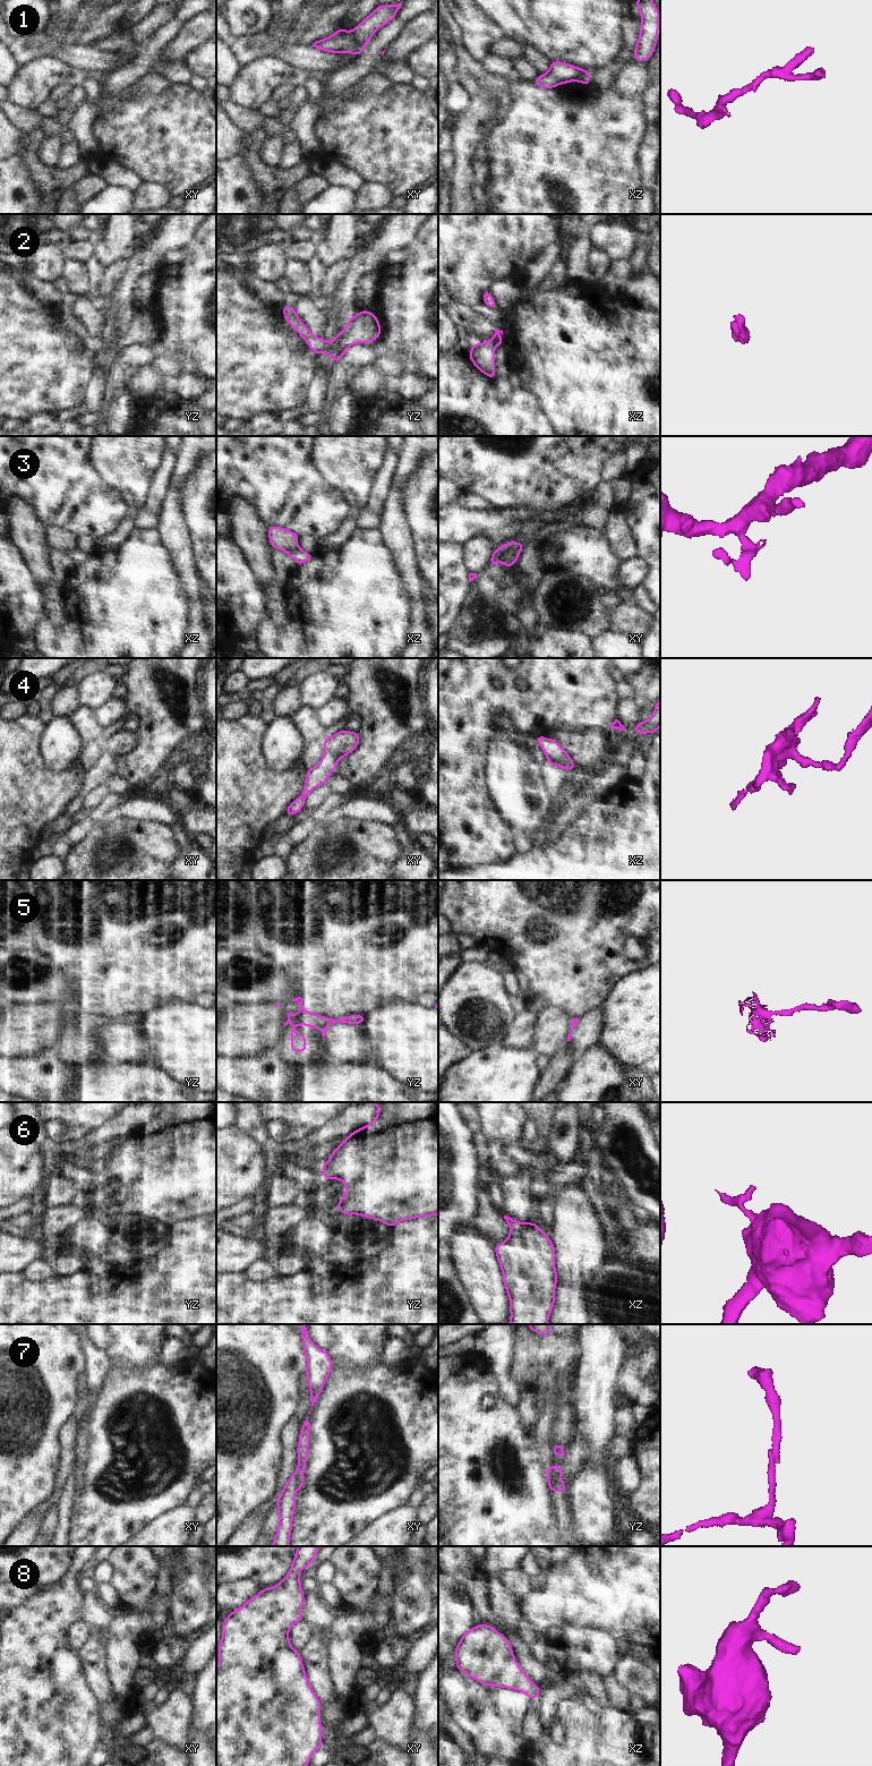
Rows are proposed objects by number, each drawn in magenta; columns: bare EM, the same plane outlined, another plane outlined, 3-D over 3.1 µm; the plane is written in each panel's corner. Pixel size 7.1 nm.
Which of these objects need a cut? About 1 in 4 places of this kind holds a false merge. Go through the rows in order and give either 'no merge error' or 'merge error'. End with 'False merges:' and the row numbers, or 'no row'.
1: merge error
2: no merge error
3: merge error
4: no merge error
5: no merge error
6: no merge error
7: merge error
8: no merge error
False merges: 1, 3, 7

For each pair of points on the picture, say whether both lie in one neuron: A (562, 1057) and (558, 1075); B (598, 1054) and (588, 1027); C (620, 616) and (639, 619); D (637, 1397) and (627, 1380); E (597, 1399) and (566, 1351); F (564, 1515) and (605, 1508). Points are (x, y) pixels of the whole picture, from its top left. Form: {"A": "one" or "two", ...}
{"A": "one", "B": "two", "C": "one", "D": "one", "E": "two", "F": "two"}

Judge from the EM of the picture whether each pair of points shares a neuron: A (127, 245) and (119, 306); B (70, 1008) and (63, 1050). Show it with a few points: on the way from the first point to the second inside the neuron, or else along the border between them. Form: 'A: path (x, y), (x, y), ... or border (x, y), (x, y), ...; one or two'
A: border (139, 241), (135, 252), (128, 257); two
B: path (71, 1018), (71, 1040); one

